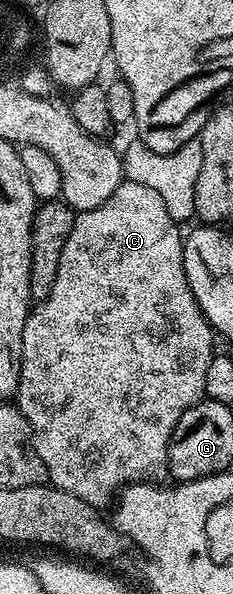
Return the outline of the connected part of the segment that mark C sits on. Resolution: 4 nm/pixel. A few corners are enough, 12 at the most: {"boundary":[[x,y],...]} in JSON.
{"boundary":[[124,180],[23,328],[50,484],[158,478],[216,338]]}

